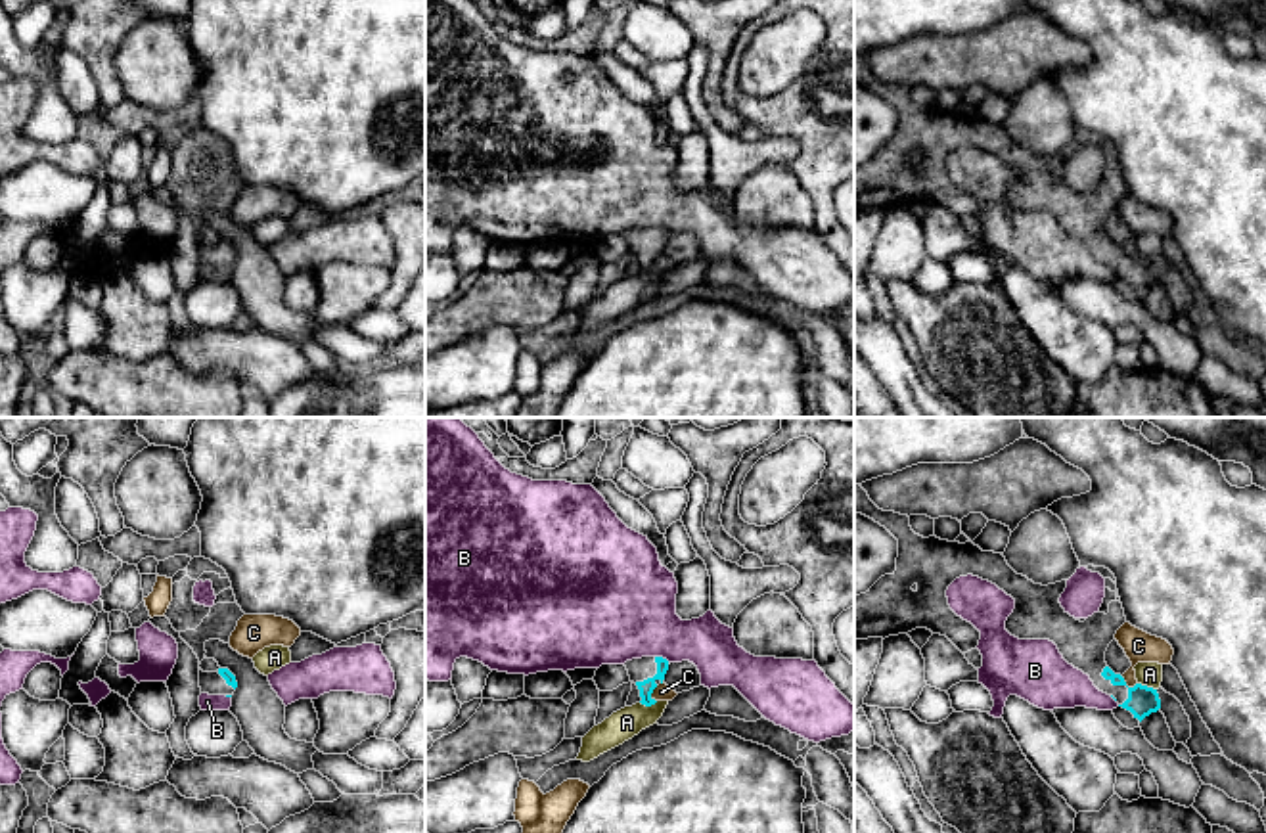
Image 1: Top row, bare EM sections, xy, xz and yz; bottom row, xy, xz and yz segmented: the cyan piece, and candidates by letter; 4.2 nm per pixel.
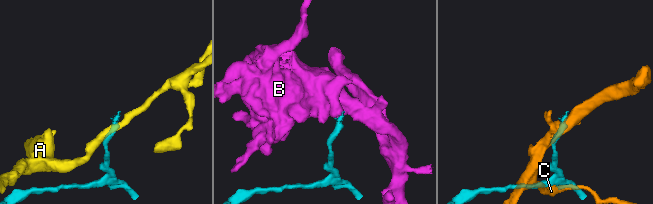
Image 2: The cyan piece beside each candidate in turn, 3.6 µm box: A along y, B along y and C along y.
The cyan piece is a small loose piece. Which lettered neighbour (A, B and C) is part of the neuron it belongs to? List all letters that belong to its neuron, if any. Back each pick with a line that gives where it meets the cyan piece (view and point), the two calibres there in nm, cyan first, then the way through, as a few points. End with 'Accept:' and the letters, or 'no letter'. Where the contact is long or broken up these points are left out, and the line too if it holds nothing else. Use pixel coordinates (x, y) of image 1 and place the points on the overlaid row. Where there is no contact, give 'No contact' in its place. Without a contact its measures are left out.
Accept: no letter

